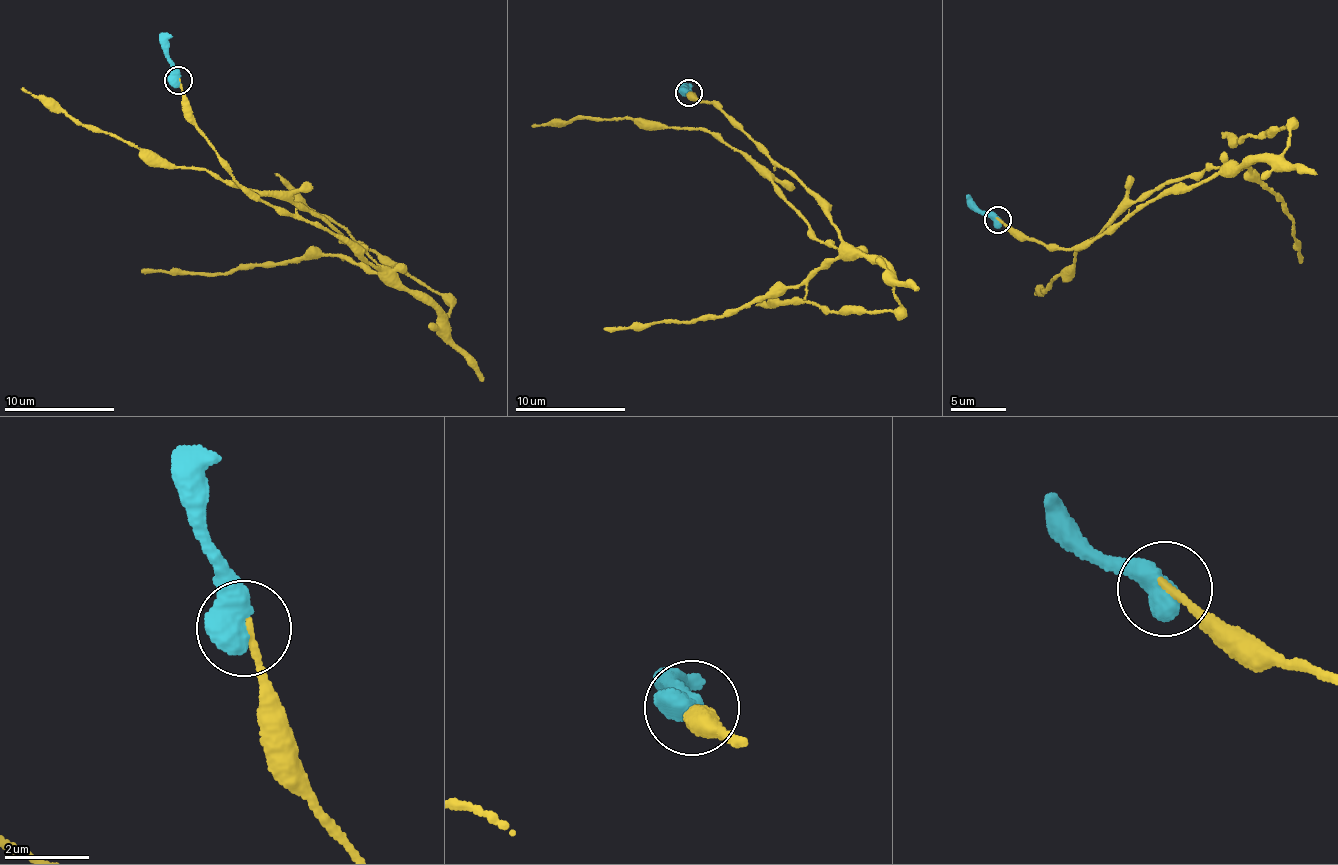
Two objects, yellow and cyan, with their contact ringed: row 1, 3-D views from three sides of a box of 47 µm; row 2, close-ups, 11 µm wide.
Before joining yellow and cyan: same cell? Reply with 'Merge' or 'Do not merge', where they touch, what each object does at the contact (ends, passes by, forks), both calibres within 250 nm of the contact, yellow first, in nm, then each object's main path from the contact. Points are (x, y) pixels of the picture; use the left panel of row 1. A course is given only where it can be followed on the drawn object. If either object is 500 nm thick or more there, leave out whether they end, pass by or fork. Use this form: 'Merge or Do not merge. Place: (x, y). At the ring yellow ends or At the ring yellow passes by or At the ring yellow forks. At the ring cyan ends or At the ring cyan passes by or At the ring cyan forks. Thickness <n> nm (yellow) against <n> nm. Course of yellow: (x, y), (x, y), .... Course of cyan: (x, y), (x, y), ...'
Merge. Place: (178, 80). Thickness 150 nm (yellow) against 750 nm. Course of yellow: (179, 80), (185, 114), (240, 187), (380, 268), (297, 202), (153, 165), (20, 88). Course of cyan: (179, 80), (160, 33)

